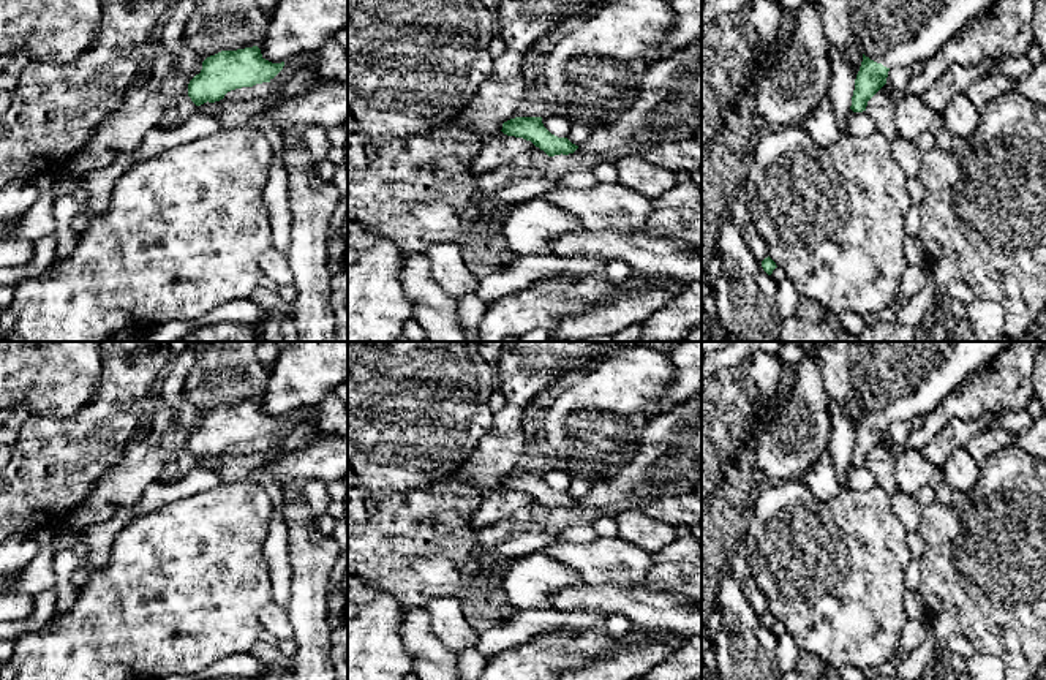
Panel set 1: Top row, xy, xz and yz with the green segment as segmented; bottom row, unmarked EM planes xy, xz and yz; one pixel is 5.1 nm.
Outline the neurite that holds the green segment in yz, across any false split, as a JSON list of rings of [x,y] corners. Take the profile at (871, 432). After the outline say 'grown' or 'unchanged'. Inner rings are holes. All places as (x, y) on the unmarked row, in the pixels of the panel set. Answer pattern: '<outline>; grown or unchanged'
[[[852,342],[850,372],[863,403],[850,463],[866,465],[867,455],[886,438],[893,421],[934,411],[964,380],[981,370],[1013,342]]]; grown

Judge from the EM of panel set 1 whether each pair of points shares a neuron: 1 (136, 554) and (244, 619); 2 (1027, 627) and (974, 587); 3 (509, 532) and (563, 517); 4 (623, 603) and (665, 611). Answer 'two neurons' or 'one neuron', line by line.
1: one neuron
2: one neuron
3: one neuron
4: one neuron

